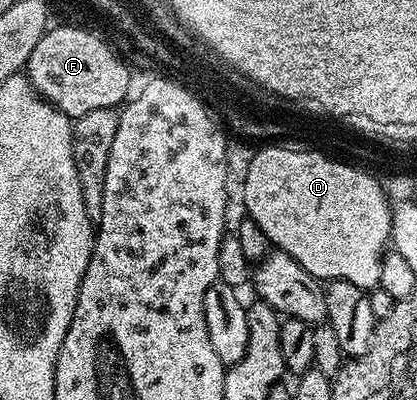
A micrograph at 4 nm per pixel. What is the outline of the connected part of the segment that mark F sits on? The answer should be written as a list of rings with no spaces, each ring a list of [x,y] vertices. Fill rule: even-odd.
[[[54,25],[47,29],[27,65],[27,77],[34,90],[70,120],[87,116],[95,108],[120,107],[131,94],[129,71],[130,67],[108,41],[81,26]]]

